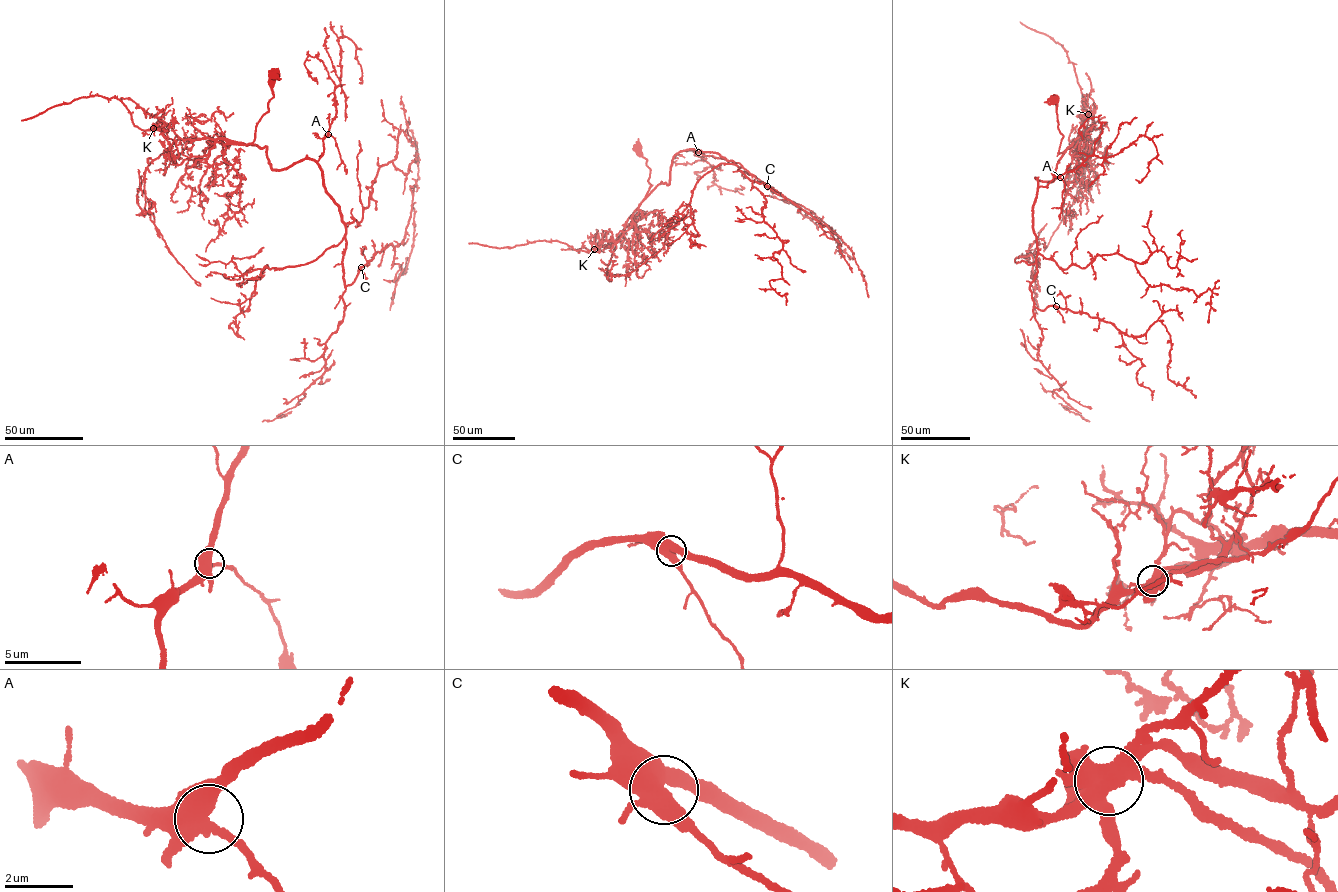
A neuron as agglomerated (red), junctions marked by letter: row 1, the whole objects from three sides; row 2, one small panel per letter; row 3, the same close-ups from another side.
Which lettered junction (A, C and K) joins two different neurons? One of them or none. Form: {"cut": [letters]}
{"cut": ["K"]}

